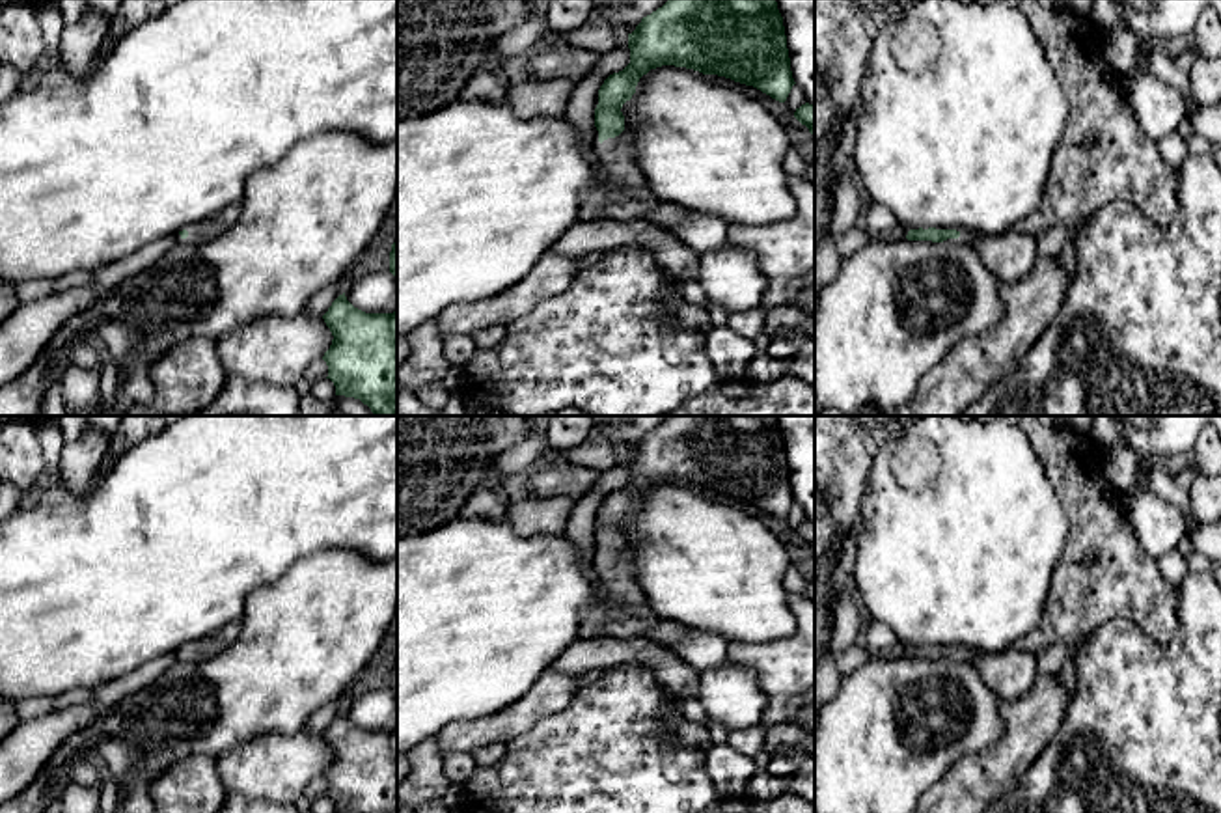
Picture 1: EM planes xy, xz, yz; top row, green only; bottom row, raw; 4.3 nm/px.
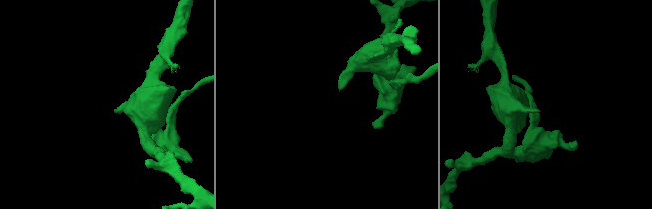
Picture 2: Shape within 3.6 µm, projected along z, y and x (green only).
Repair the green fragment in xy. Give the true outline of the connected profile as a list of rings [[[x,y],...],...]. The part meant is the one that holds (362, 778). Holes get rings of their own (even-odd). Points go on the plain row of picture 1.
[[[343,710],[322,737],[334,753],[322,778],[336,813],[397,813],[397,729],[365,731]]]

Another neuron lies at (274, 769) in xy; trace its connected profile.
[[[306,727],[295,735],[265,735],[250,744],[227,751],[216,759],[218,776],[227,794],[240,794],[250,802],[295,804],[306,785],[322,776],[332,763],[332,750],[322,735],[311,735]]]

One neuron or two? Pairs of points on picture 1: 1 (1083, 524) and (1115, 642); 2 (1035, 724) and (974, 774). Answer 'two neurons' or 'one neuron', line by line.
1: two neurons
2: one neuron

